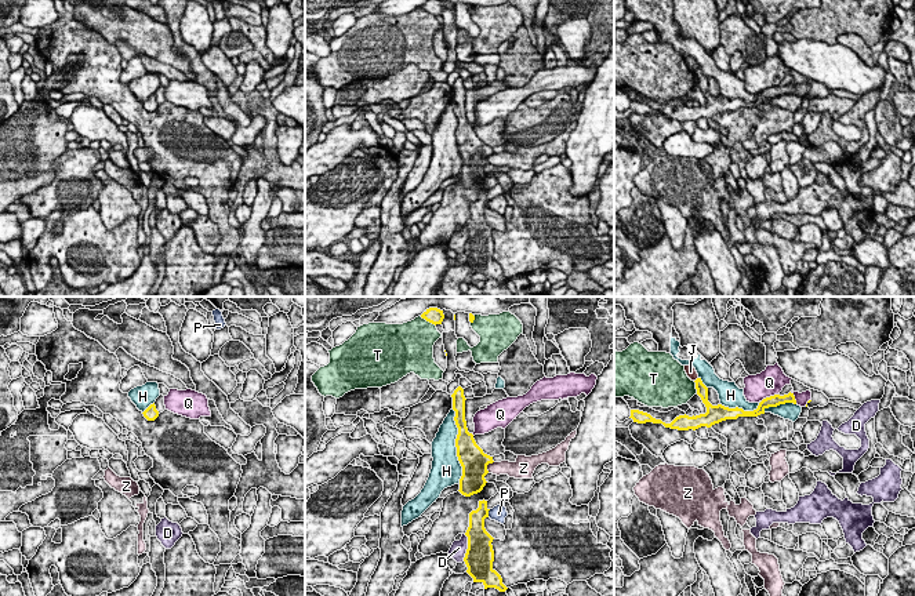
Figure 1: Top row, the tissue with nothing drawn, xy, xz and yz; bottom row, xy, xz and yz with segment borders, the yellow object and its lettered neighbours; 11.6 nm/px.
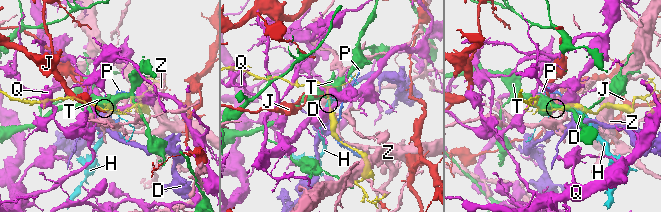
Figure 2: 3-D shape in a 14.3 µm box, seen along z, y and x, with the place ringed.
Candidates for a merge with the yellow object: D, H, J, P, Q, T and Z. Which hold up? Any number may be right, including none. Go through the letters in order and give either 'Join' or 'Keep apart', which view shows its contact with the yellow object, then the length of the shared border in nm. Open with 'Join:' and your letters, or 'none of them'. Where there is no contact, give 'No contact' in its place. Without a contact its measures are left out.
Join: none of them
D: Keep apart. Touches yellow in xz. Shared border 320 nm
H: Keep apart. Touches yellow in xz. Shared border 850 nm
J: Keep apart. Touches yellow in yz. Shared border 70 nm
P: Keep apart. Touches yellow in xz. Shared border 100 nm
Q: Keep apart. Touches yellow in yz. Shared border 240 nm
T: Keep apart. Touches yellow in xz. Shared border 220 nm
Z: Keep apart. Touches yellow in xz. Shared border 160 nm

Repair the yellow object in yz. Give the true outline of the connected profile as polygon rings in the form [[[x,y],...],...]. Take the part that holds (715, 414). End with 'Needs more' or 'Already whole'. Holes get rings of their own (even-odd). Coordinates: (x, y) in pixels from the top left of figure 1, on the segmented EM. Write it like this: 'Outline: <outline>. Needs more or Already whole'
Outline: [[[697,378],[694,382],[696,382],[697,395],[701,397],[702,403],[707,407],[705,414],[700,414],[696,417],[694,415],[689,417],[685,414],[685,415],[676,417],[671,424],[665,424],[661,419],[653,418],[647,413],[643,413],[639,410],[631,410],[629,418],[632,418],[633,422],[638,422],[638,424],[653,422],[653,424],[662,424],[665,428],[678,429],[678,430],[689,430],[689,429],[696,430],[701,426],[711,428],[712,425],[726,419],[737,419],[738,417],[758,417],[760,414],[765,414],[765,410],[769,407],[777,407],[785,403],[796,404],[794,393],[789,392],[788,395],[784,395],[784,396],[774,395],[763,399],[759,403],[758,408],[754,411],[744,411],[742,408],[738,408],[738,407],[729,408],[722,404],[712,406],[708,401],[708,388],[702,384],[701,378]]]. Already whole

